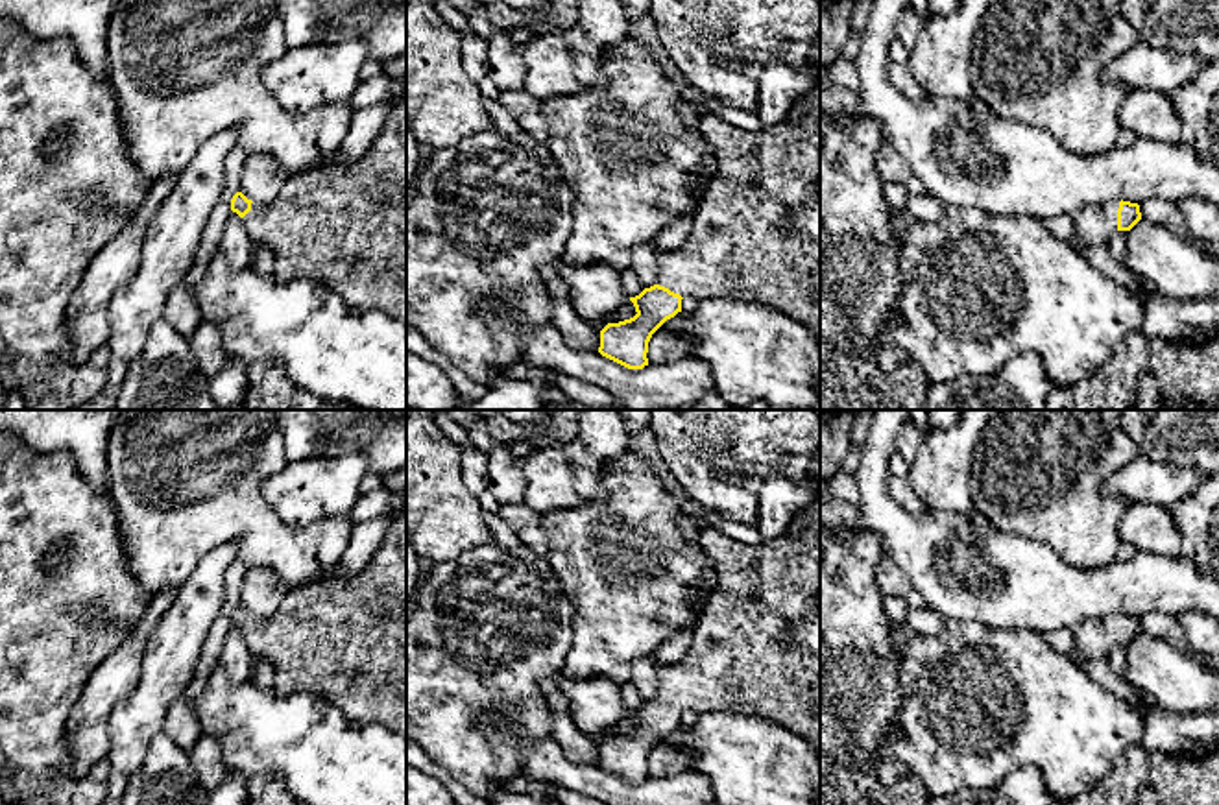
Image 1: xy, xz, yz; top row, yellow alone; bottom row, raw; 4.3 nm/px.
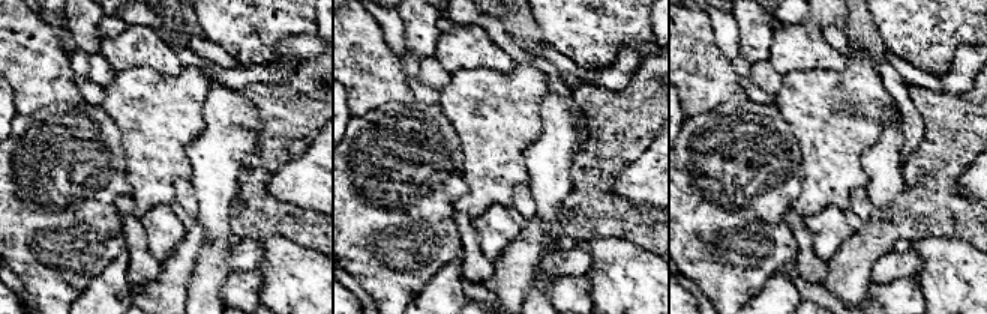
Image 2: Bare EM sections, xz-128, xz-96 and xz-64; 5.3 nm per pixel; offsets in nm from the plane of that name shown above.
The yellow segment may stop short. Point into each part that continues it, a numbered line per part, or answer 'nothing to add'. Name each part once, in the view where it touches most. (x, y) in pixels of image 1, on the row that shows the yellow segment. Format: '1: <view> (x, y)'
1: yz (1096, 224)

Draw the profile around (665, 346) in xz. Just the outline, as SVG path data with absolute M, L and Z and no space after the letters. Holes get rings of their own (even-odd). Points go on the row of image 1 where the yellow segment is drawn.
M656 330L648 342L648 364L669 364L683 358L693 345L685 330Z

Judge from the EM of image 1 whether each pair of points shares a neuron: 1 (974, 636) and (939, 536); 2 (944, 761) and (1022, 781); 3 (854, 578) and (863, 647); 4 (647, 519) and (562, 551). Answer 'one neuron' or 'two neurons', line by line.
1: two neurons
2: two neurons
3: one neuron
4: one neuron

